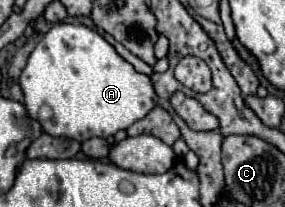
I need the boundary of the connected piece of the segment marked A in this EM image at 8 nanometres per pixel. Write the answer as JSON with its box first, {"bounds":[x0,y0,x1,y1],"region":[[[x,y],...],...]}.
{"bounds":[19,24,157,142],"region":[[[55,24],[29,54],[19,84],[29,118],[35,120],[39,108],[49,104],[55,116],[41,124],[43,132],[77,142],[93,136],[107,138],[117,130],[127,130],[157,106],[151,78],[135,72],[99,32],[83,24]]]}

